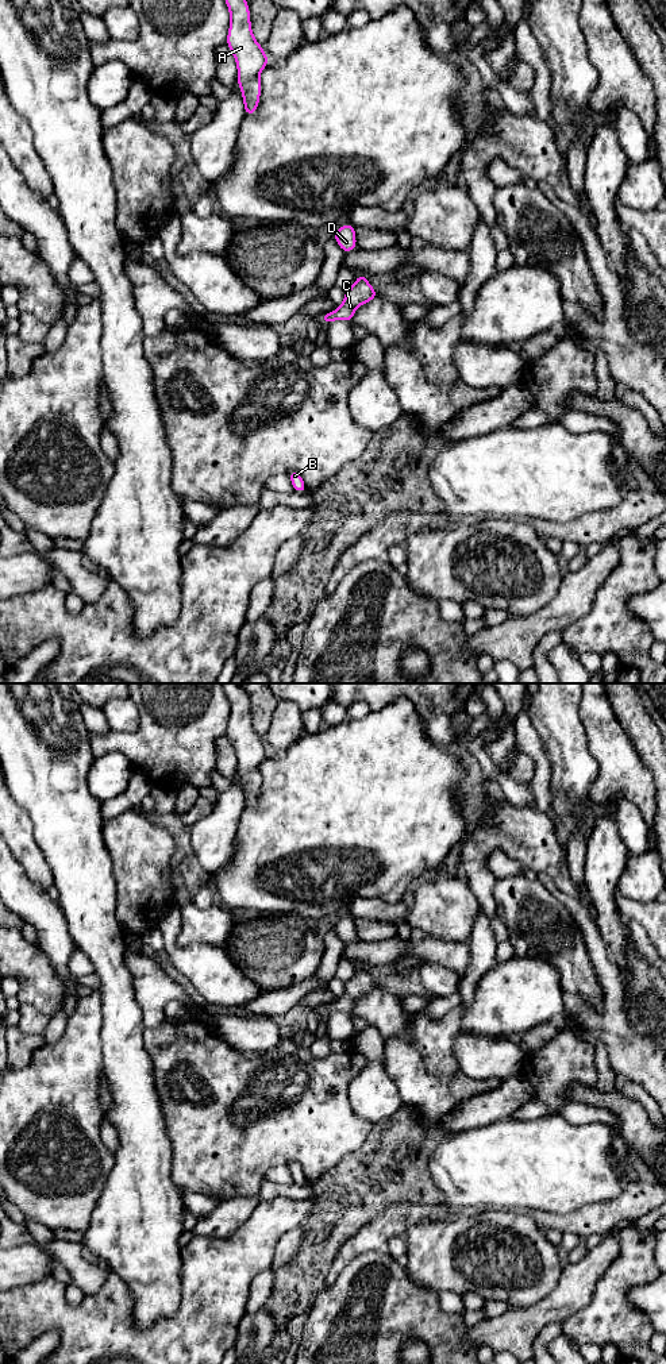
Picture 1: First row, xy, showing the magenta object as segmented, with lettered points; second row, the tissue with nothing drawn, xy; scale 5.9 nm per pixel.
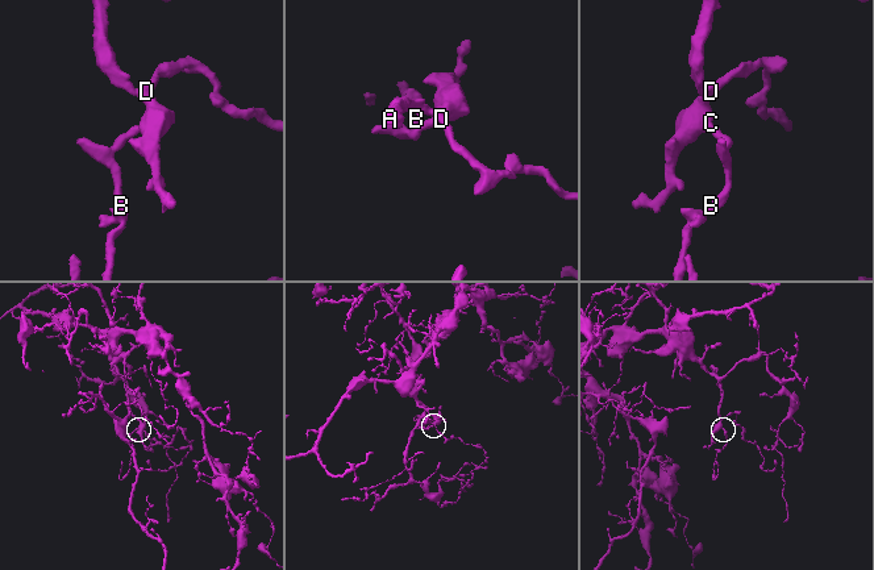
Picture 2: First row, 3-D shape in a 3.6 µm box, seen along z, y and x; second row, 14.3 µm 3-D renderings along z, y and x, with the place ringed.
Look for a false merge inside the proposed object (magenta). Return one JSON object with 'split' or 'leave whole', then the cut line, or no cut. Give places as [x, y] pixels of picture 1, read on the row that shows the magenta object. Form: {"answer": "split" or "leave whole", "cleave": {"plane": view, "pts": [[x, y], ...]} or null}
{"answer": "leave whole", "cleave": null}

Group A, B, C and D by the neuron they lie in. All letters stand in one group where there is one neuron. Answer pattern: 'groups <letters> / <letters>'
groups A B C D

